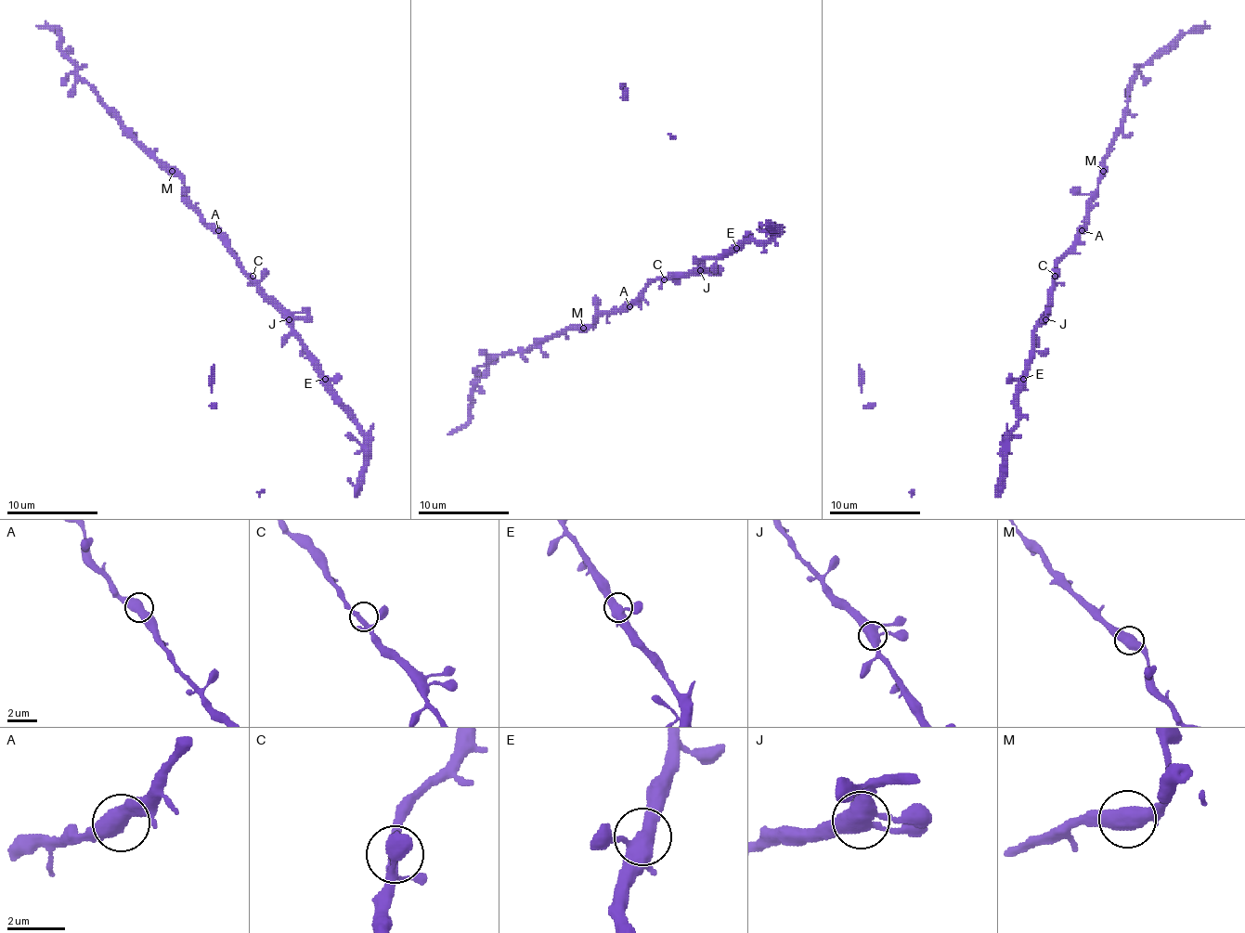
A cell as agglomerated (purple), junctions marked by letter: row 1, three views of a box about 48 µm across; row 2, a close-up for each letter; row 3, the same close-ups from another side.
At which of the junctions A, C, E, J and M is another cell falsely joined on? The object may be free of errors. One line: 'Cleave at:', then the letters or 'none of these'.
Cleave at: none of these

